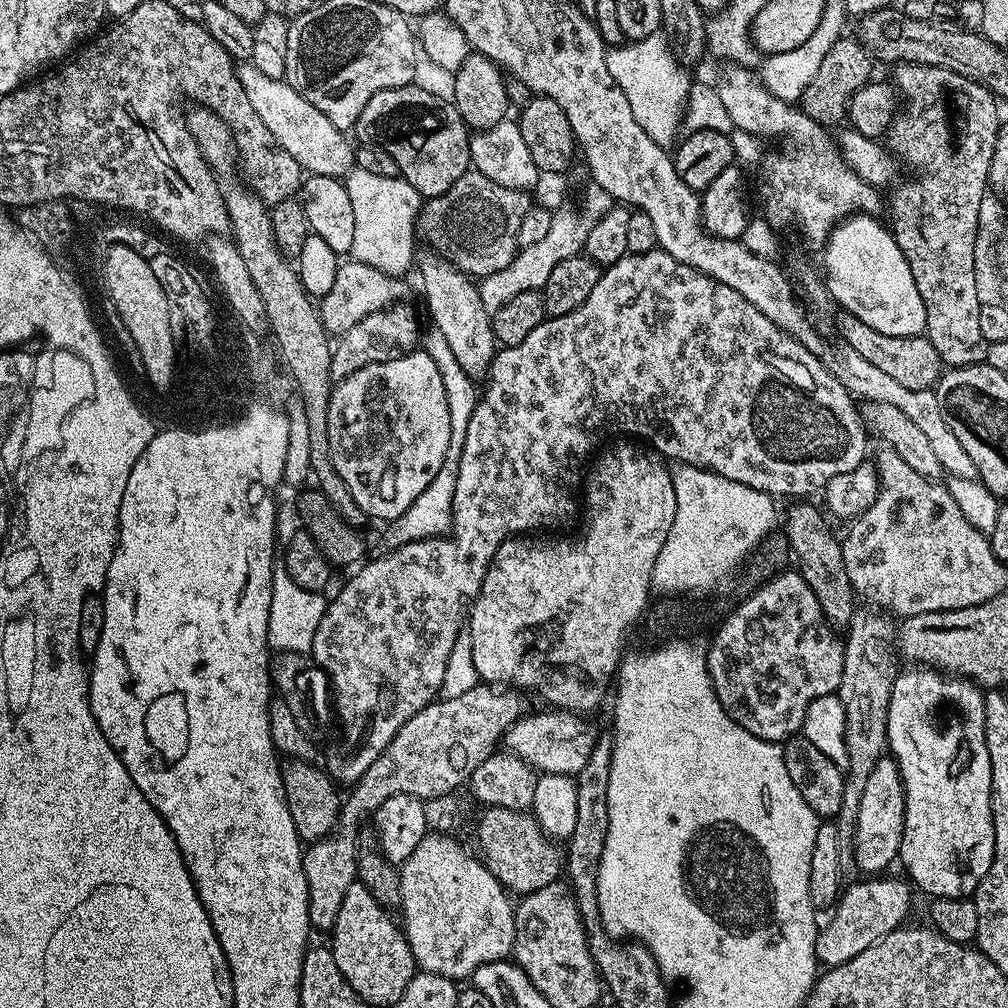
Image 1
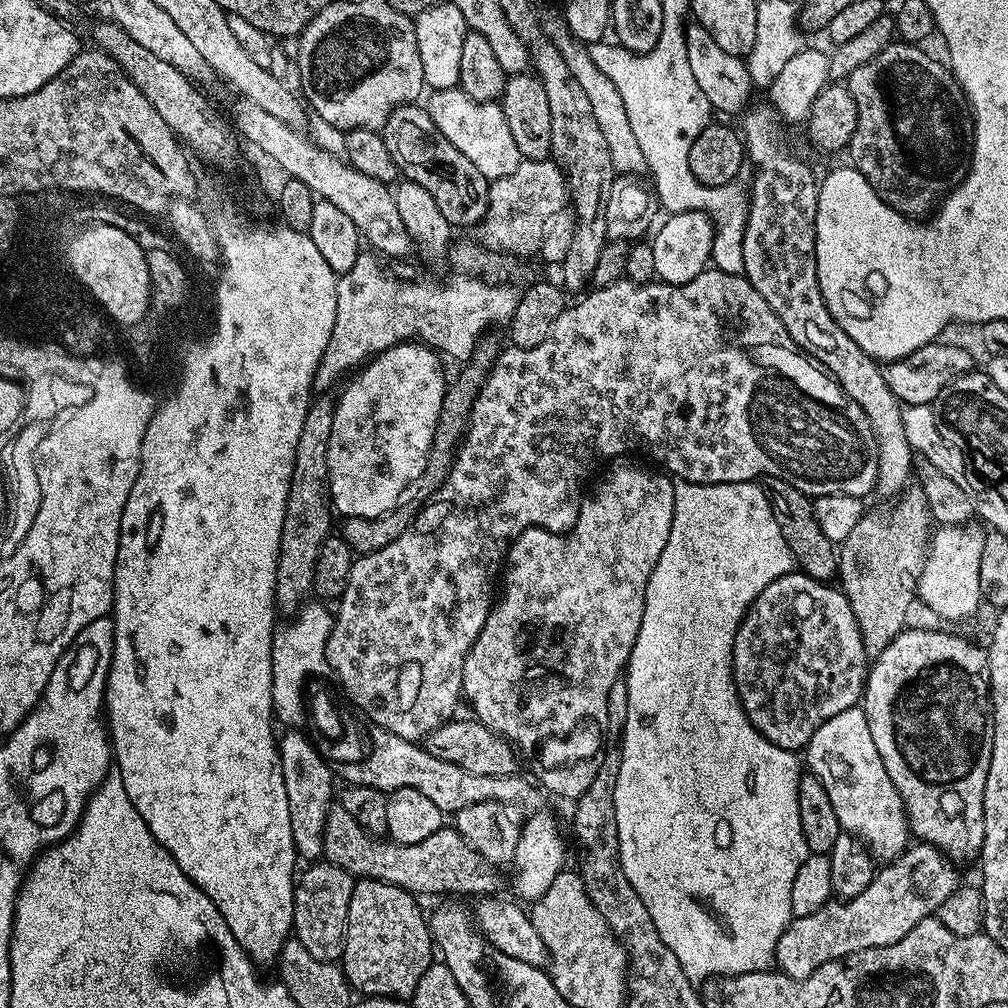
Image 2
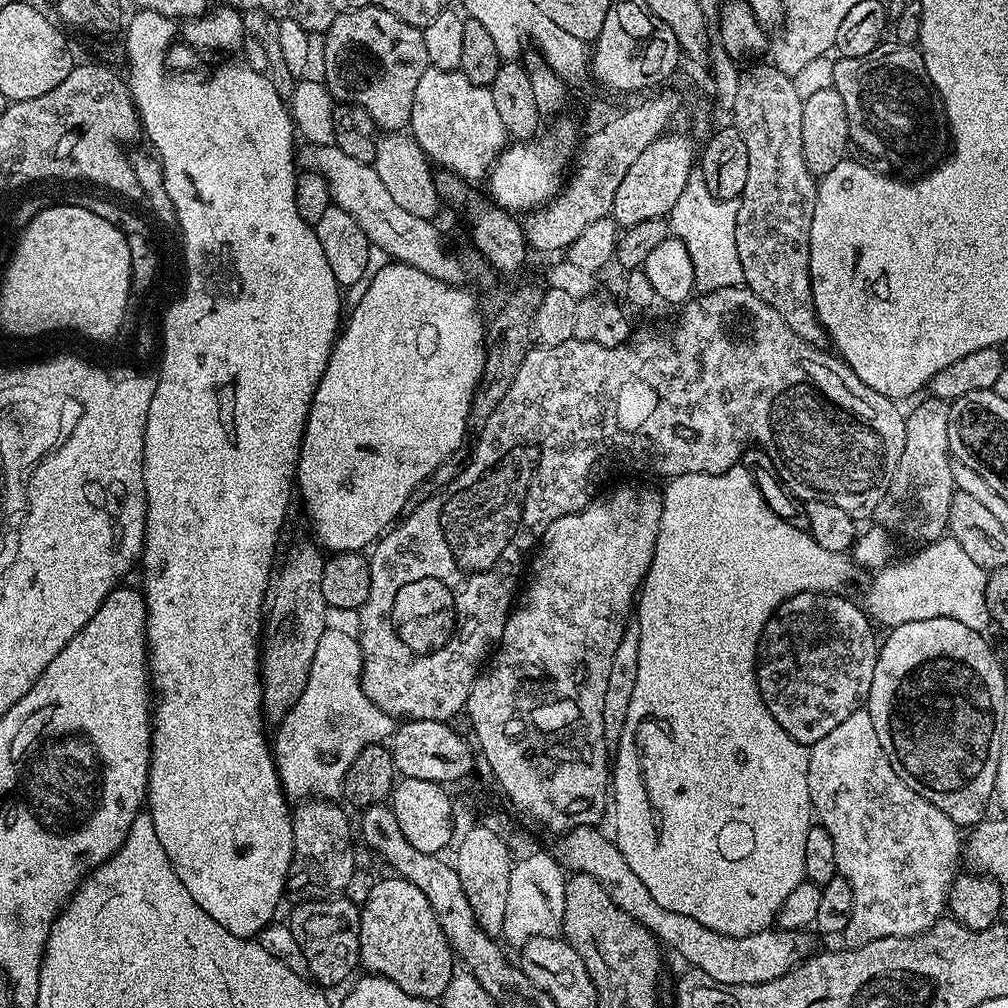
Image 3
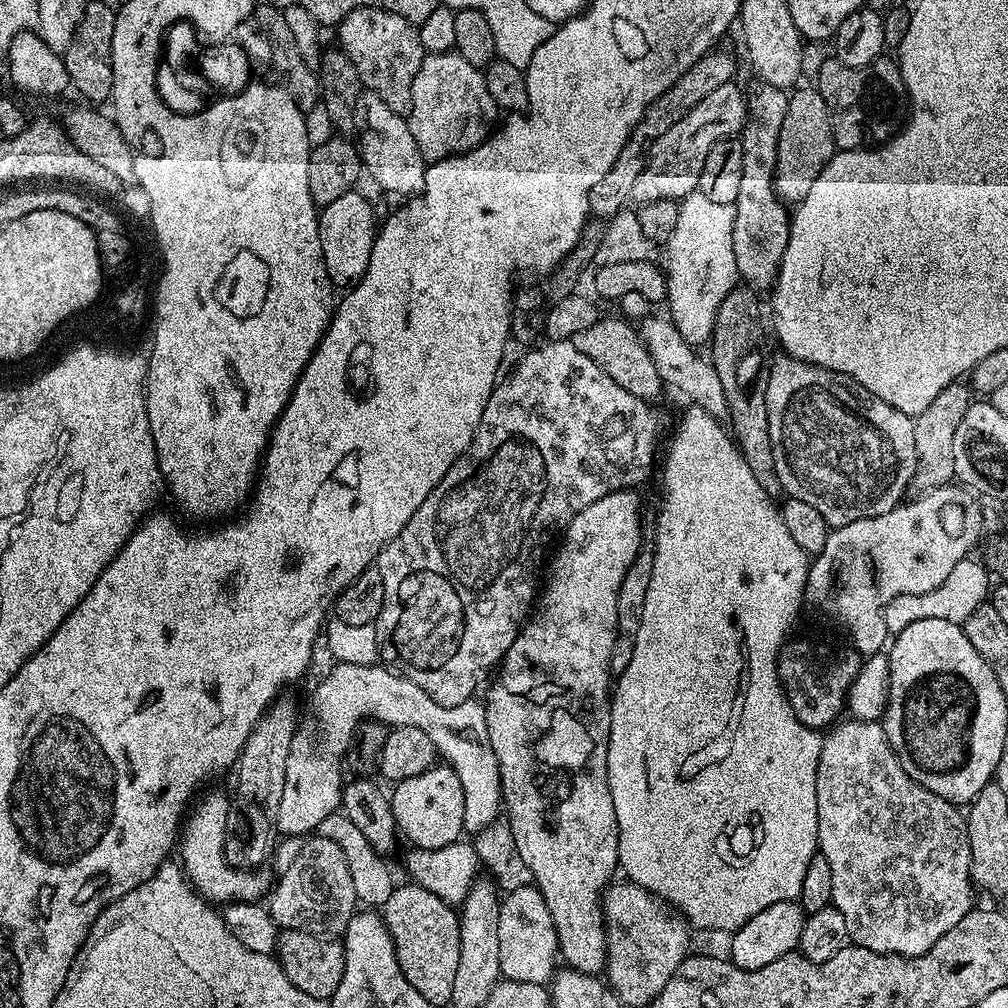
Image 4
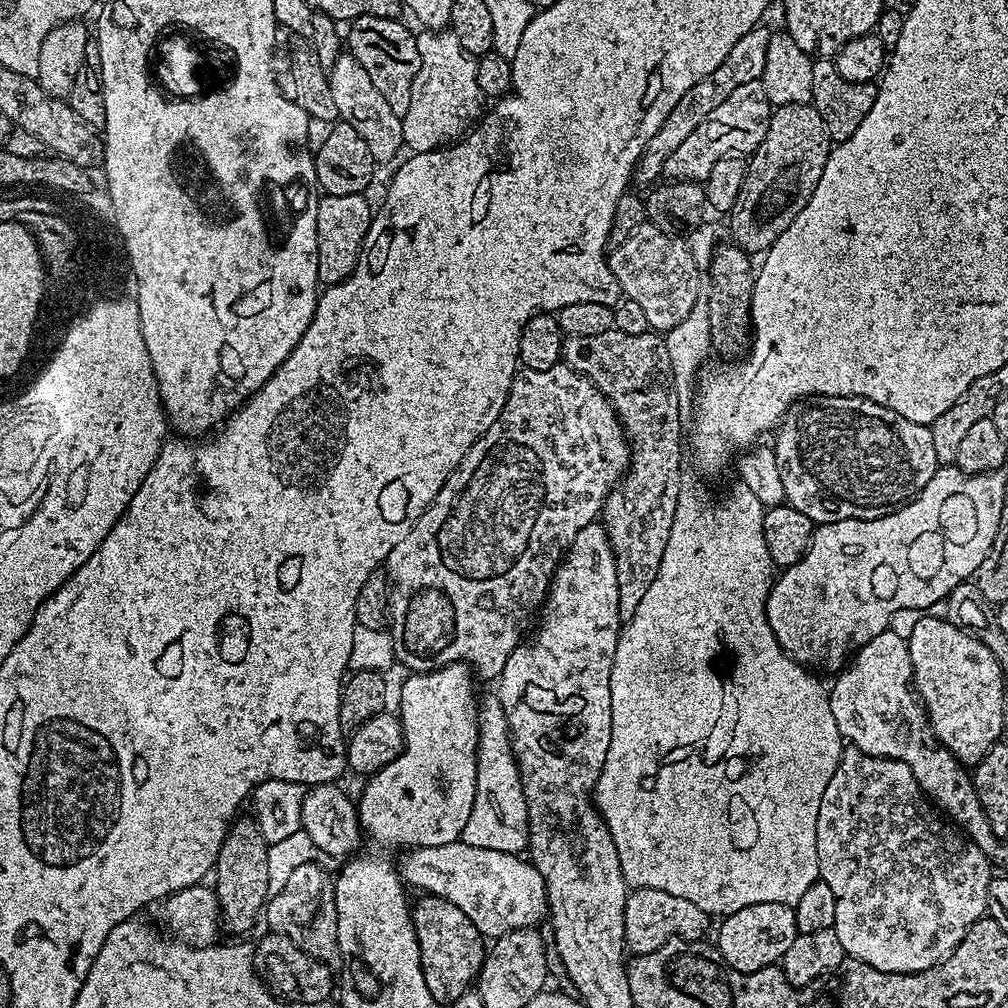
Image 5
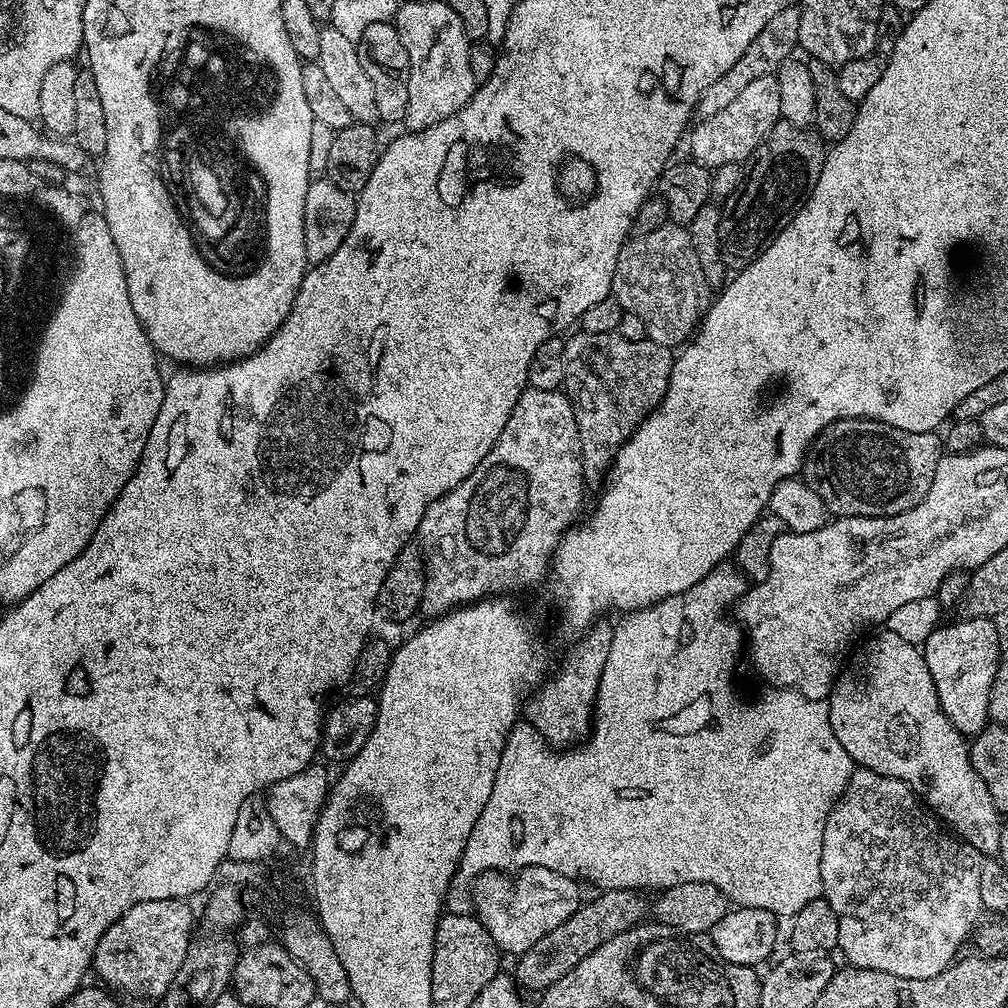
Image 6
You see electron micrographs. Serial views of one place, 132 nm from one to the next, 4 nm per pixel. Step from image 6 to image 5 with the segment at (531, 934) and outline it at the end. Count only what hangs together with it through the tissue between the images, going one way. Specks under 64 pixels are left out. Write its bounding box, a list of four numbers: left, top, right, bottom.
[396,840,548,940]

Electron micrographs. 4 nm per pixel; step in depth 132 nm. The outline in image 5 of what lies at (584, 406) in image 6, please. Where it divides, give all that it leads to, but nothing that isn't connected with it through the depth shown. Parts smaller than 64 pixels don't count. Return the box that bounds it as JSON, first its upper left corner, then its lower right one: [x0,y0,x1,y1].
[562,330,686,622]

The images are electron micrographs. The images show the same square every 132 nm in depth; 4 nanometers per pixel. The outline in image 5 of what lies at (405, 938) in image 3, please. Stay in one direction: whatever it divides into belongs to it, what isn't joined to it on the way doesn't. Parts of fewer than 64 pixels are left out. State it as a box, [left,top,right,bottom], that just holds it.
[412,895,485,1006]

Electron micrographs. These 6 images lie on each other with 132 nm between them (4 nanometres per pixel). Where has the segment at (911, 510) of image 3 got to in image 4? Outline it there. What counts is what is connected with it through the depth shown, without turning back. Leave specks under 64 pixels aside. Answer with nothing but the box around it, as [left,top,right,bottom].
[911,382,974,494]

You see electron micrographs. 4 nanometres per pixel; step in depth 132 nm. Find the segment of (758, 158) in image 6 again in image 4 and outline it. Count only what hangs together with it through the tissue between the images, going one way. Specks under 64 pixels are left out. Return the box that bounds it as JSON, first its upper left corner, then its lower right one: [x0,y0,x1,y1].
[776,86,838,202]

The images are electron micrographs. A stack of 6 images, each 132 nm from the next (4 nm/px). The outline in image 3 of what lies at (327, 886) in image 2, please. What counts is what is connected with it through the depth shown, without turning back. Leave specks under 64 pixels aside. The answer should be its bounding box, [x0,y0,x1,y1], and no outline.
[286,894,360,989]

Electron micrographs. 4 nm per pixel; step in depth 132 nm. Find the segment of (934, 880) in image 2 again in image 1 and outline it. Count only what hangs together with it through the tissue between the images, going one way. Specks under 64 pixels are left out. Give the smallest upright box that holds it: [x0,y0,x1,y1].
[816,875,914,968]

